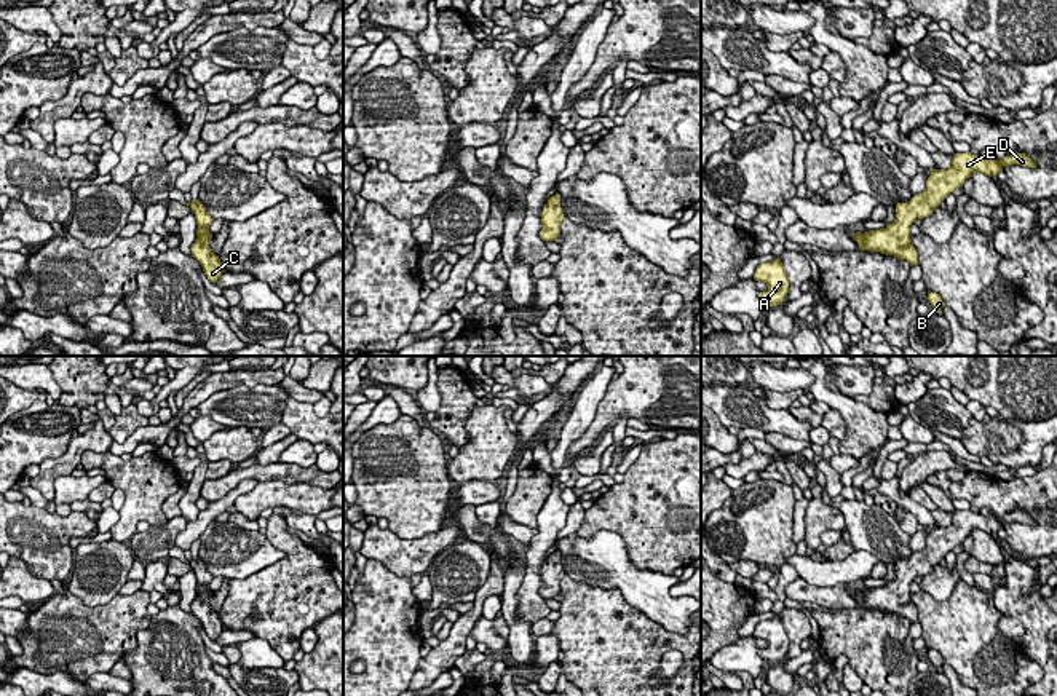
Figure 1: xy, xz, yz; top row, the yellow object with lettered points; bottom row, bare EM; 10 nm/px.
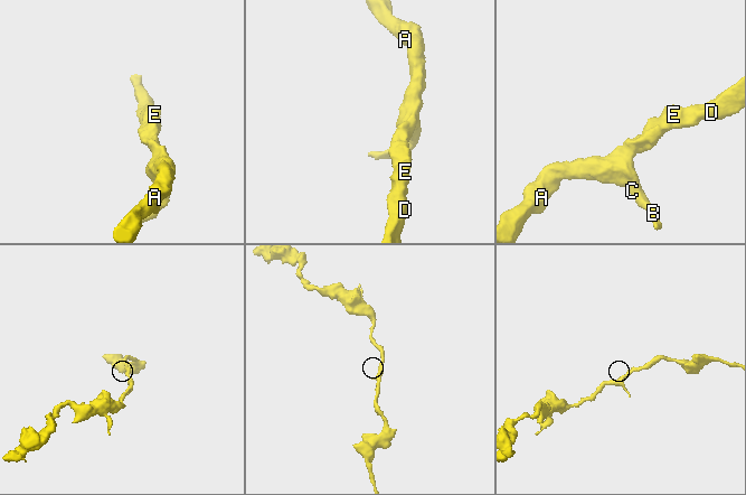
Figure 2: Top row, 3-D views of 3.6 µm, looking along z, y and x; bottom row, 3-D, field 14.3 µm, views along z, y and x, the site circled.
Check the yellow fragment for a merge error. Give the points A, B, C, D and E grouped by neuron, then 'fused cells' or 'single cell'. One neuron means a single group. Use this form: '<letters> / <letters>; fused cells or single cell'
A B C D E; single cell

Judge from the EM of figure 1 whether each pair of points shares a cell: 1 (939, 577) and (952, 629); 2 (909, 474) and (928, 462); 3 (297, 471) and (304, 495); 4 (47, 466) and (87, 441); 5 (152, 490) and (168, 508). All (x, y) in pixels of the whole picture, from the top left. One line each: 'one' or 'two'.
1: two
2: one
3: two
4: one
5: two

